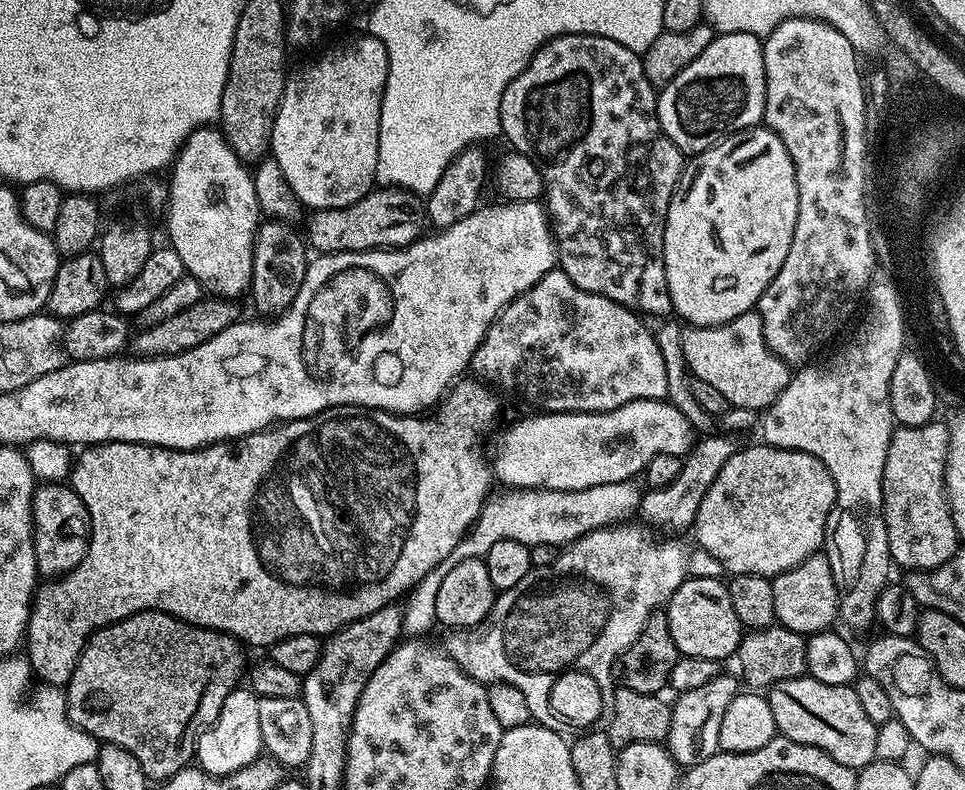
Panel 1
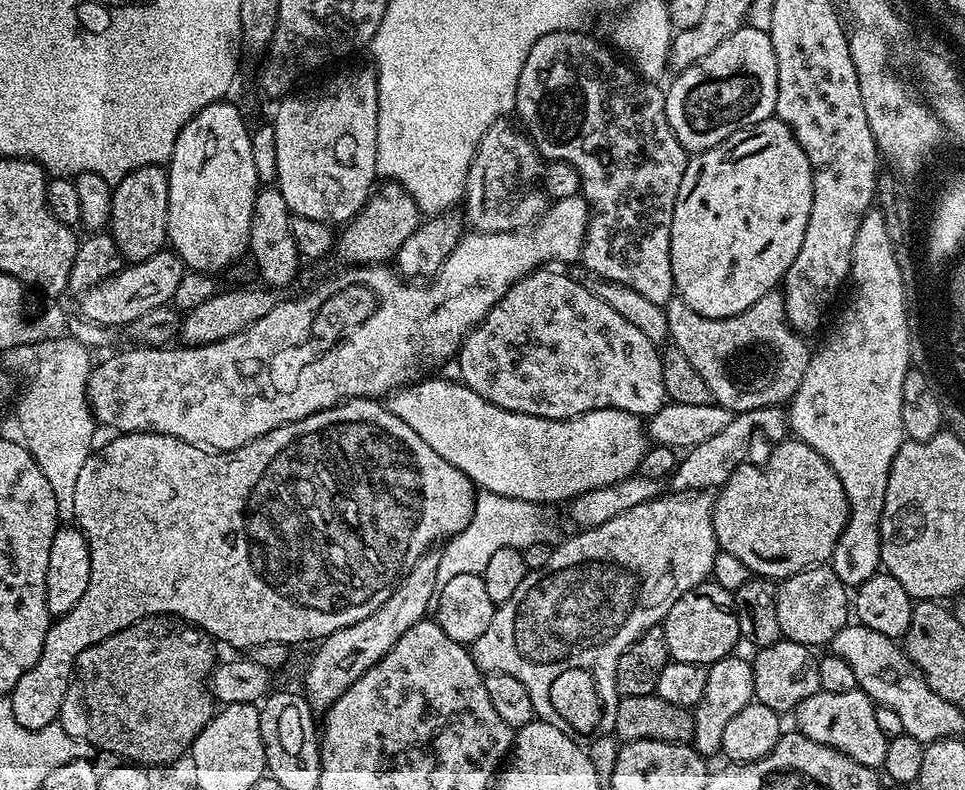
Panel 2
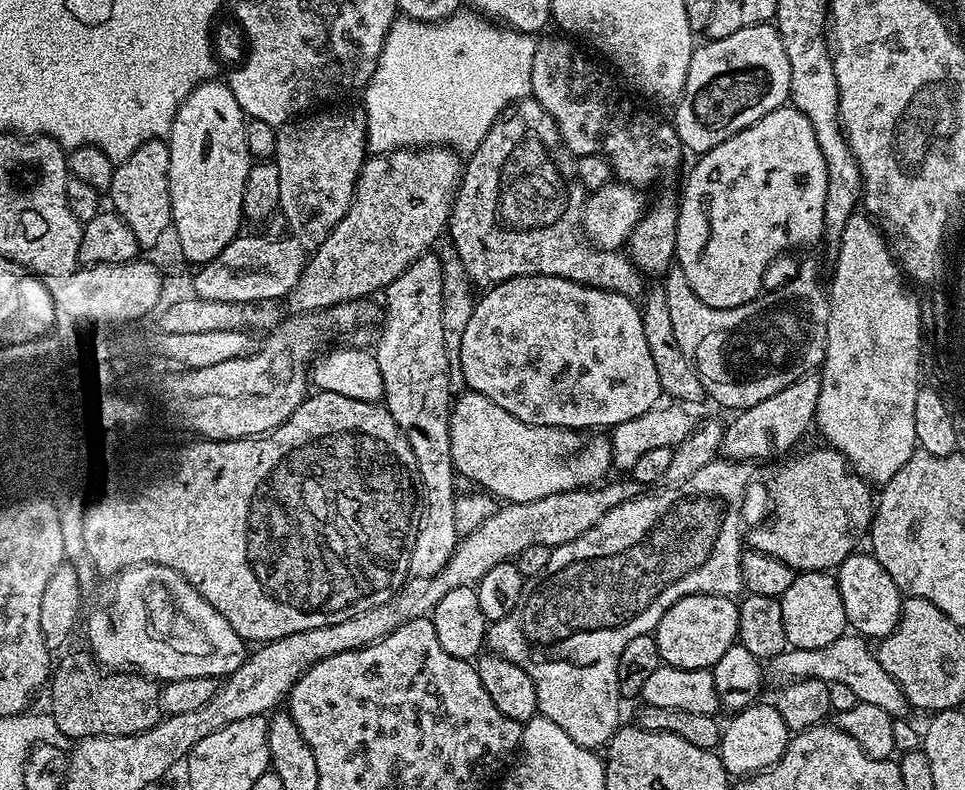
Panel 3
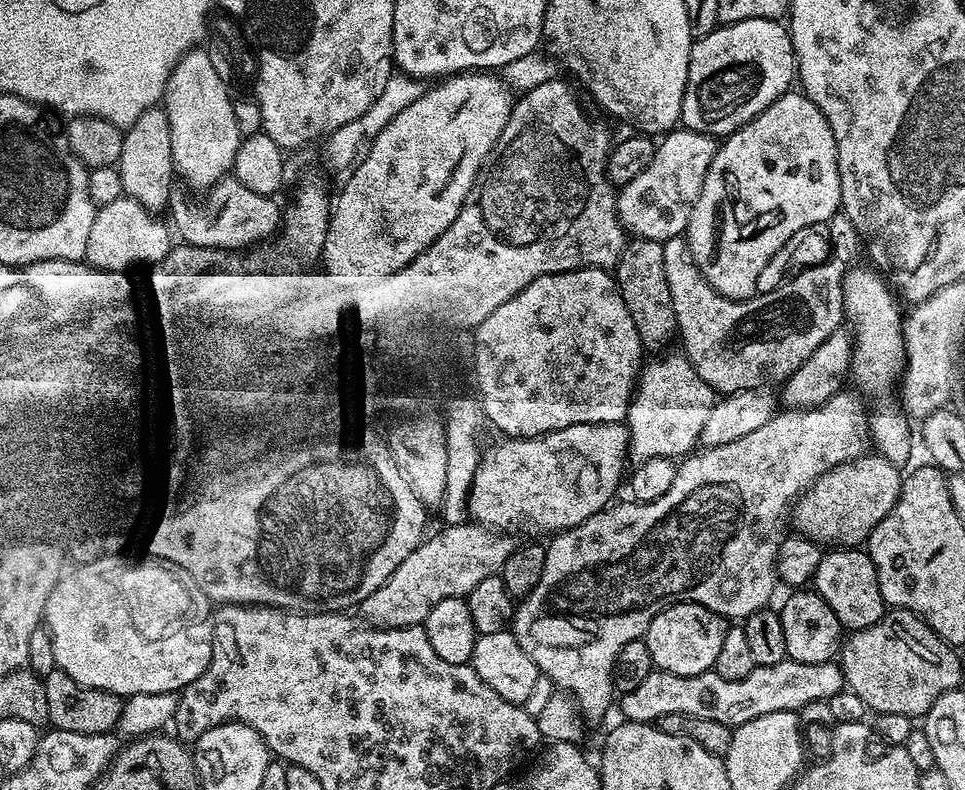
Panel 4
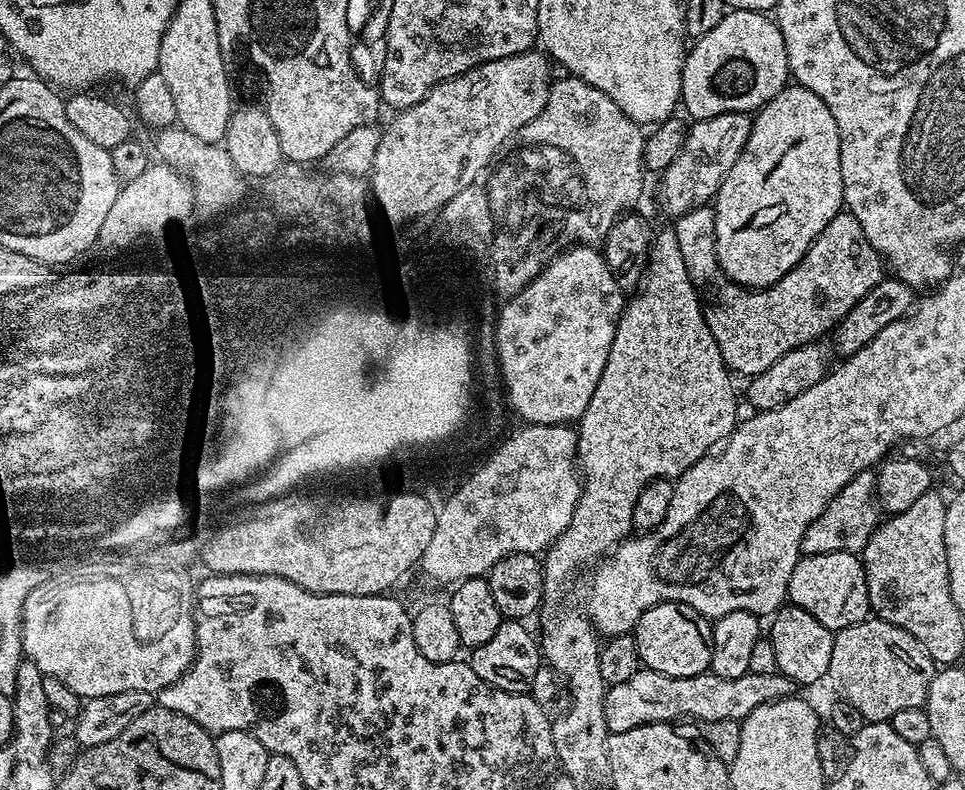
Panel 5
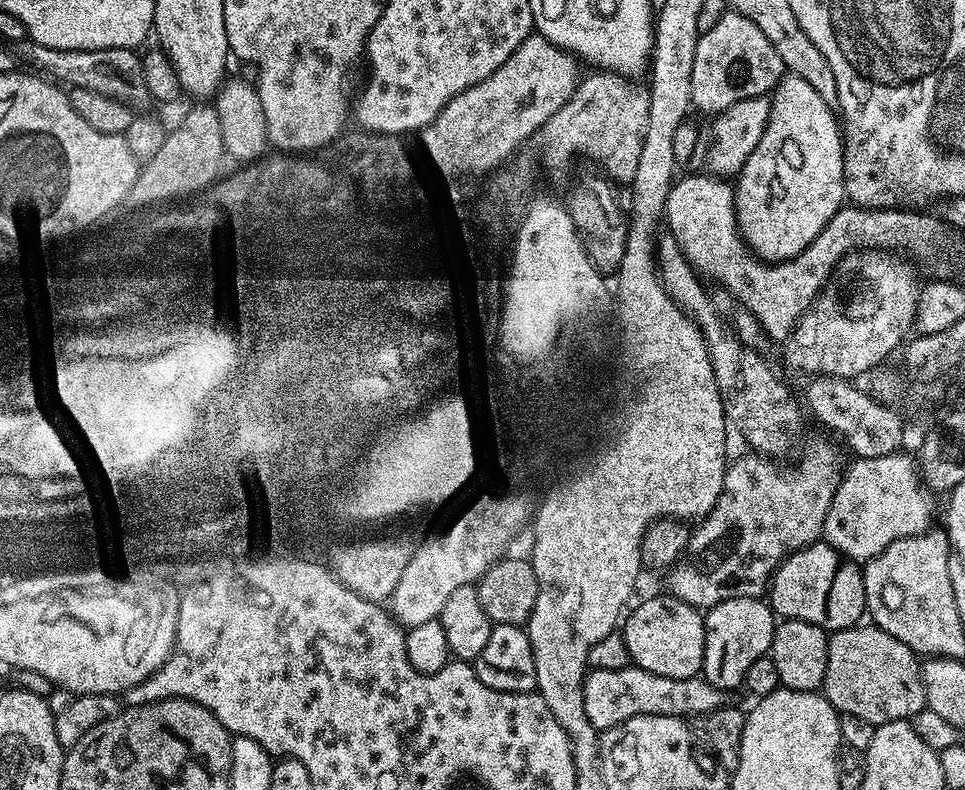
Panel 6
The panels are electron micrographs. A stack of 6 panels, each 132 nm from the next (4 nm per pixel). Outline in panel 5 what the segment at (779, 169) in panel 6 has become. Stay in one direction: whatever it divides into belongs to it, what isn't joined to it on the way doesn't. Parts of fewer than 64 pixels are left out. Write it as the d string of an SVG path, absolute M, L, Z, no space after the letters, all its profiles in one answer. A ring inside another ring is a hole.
M786 86L755 113L746 146L716 192L716 261L741 288L768 288L794 270L819 232L843 208L840 139L834 114L818 94Z

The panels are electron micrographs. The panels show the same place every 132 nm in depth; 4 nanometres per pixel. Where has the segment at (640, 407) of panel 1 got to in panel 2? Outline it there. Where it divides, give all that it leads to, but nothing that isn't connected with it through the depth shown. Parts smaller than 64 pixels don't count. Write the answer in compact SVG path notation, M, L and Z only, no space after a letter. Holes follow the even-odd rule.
M438 378L423 380L390 392L384 404L388 412L406 422L436 454L458 466L477 487L503 497L546 506L552 502L567 503L586 491L610 486L635 475L650 447L643 419L628 411L603 408L568 420L542 419L502 410L462 382Z

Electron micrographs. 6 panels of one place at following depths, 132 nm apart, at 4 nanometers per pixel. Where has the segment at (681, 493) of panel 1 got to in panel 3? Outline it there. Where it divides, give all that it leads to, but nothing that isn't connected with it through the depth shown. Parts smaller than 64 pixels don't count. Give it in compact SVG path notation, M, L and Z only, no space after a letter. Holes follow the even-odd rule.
M809 374L794 381L786 390L766 398L766 402L758 402L758 406L750 406L739 413L740 416L732 425L724 428L721 438L720 452L727 459L737 462L753 462L752 460L768 460L771 456L783 457L813 427L818 410L818 394L820 393L820 377Z

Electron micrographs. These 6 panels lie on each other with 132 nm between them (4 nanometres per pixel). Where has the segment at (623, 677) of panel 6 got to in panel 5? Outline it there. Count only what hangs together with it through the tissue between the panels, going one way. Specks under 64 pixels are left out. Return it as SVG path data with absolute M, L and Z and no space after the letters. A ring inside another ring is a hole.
M641 667L634 678L611 685L604 693L606 726L609 733L634 730L647 724L676 722L679 716L693 716L696 722L706 720L739 720L743 722L758 706L793 695L794 685L788 676L754 674L747 672L742 678L722 678L706 671L700 676L667 676Z

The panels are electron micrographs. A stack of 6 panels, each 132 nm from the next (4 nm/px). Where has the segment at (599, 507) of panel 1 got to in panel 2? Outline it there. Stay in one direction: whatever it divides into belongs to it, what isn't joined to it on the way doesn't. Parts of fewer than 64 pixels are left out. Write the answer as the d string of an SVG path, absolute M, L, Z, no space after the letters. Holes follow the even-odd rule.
M477 491L474 514L461 532L451 537L439 549L437 589L446 586L457 574L483 574L490 557L503 548L525 549L534 542L543 544L555 541L556 528L552 525L549 509L542 503L522 501L518 498L503 497L487 491Z

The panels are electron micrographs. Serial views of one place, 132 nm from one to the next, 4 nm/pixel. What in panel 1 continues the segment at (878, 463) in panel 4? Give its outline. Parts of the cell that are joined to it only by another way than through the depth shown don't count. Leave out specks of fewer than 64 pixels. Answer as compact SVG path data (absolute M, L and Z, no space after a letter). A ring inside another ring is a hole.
M757 442L753 448L733 451L726 466L718 470L718 478L714 478L710 490L706 490L706 498L702 498L702 506L698 506L695 543L710 550L725 573L775 578L806 562L806 558L817 555L825 547L824 535L835 501L836 483L830 478L830 470L826 470L818 458L794 448L774 448L771 444Z

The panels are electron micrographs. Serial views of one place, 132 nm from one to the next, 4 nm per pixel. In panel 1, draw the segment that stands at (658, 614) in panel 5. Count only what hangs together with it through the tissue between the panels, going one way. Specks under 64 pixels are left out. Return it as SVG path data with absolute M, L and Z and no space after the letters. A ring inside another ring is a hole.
M685 578L682 586L668 599L666 605L670 634L674 638L674 646L681 656L694 658L710 658L723 662L727 656L737 655L742 629L738 622L738 614L734 614L734 606L730 603L728 585L720 578Z

